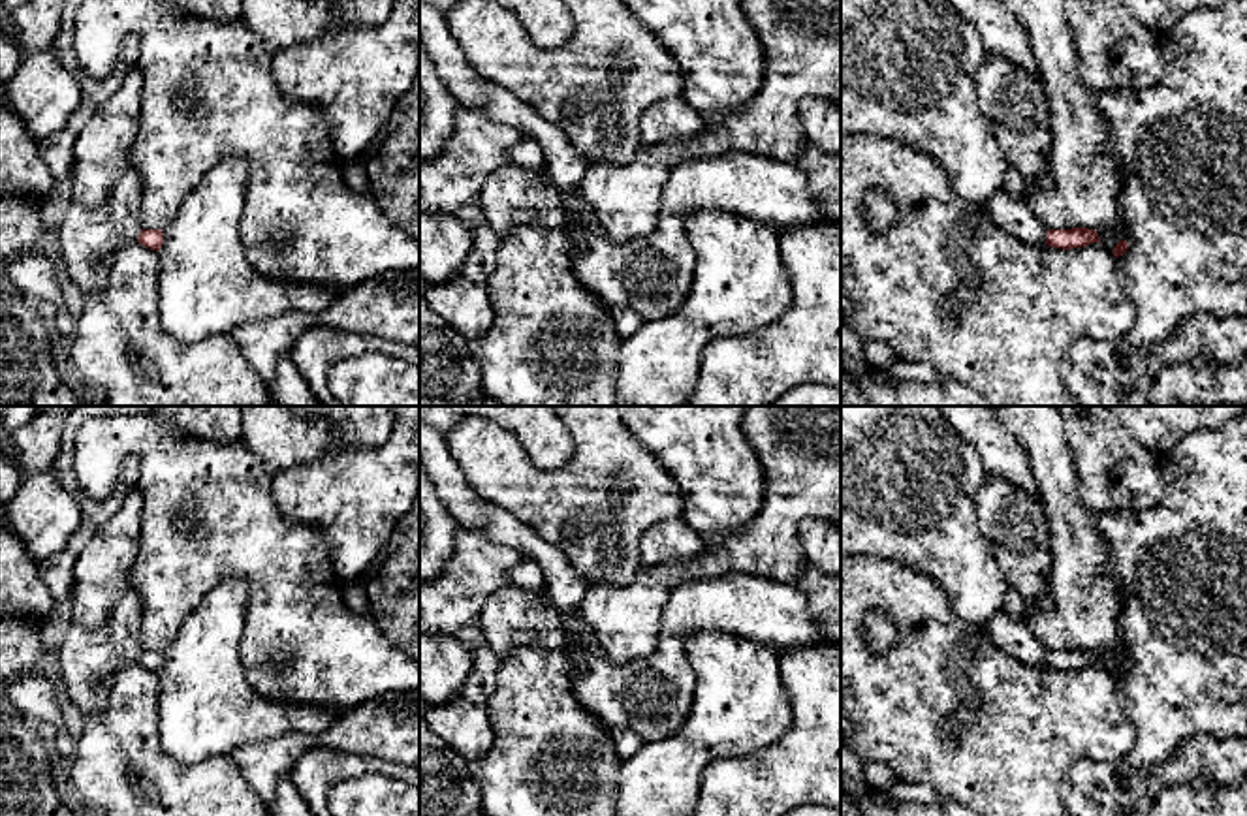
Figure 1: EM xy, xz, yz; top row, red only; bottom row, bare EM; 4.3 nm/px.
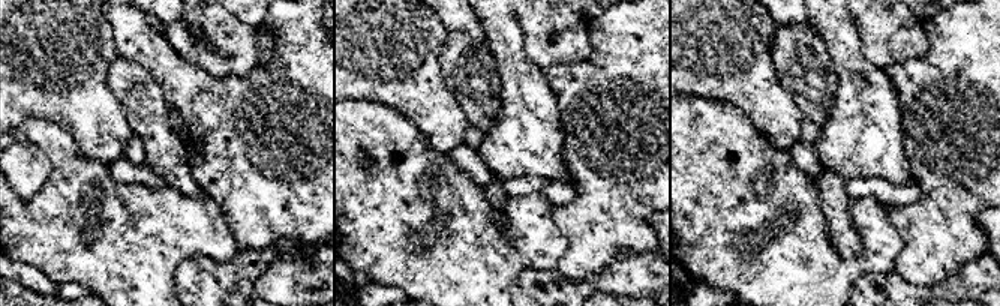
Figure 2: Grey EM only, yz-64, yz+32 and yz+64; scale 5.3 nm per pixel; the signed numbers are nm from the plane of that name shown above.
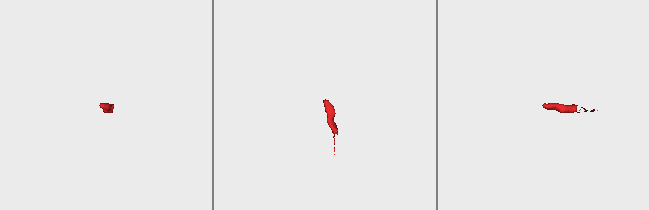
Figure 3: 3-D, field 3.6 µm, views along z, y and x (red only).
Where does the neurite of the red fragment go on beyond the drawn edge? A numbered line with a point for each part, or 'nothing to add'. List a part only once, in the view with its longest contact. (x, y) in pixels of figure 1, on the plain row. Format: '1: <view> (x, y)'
1: yz (1012, 636)

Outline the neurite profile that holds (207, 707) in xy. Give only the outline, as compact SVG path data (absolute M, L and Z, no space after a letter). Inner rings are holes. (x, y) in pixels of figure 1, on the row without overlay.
M241 577L216 585L181 624L173 643L162 651L160 741L181 763L194 765L231 754L245 743L258 743L288 733L322 733L340 716L325 709L273 701L252 690L239 658L248 602L248 583Z

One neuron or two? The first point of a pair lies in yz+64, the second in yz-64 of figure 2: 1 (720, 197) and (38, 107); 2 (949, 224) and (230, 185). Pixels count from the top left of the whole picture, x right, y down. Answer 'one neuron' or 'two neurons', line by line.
1: two neurons
2: one neuron

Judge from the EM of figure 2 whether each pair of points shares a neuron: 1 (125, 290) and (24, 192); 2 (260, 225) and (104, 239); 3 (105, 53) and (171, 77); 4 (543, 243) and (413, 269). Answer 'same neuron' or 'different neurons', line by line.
1: different neurons
2: different neurons
3: different neurons
4: same neuron

